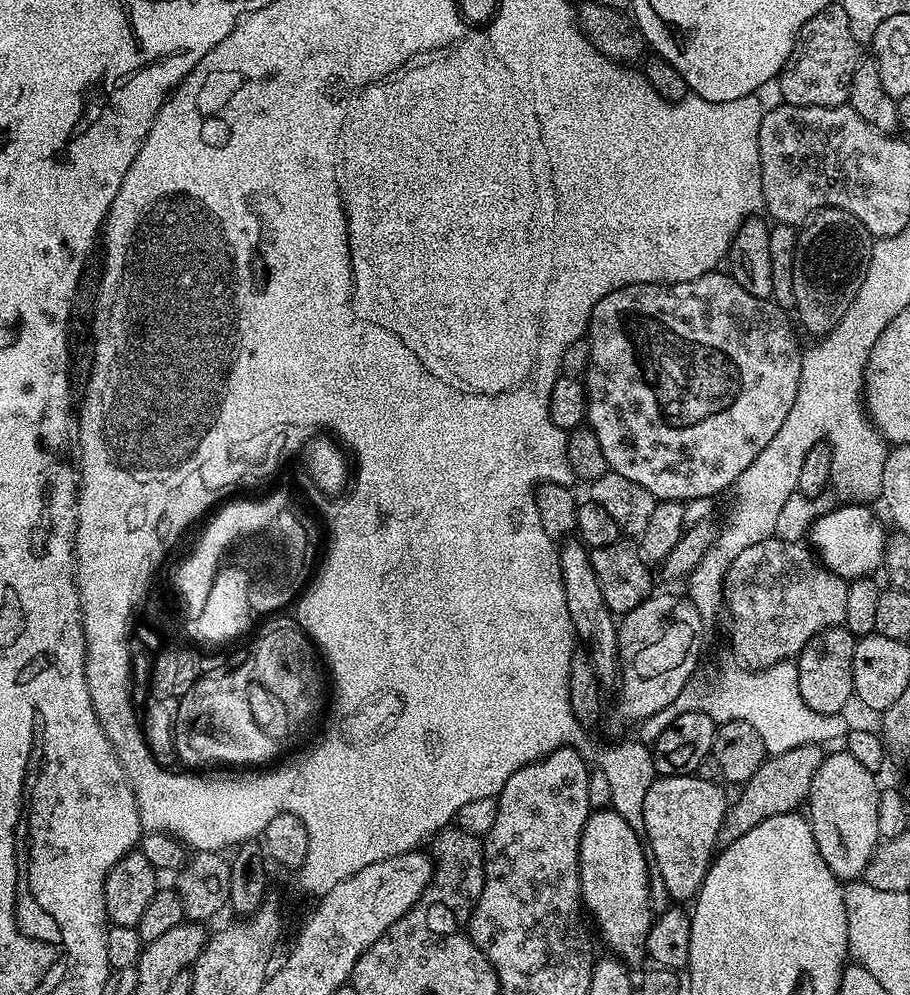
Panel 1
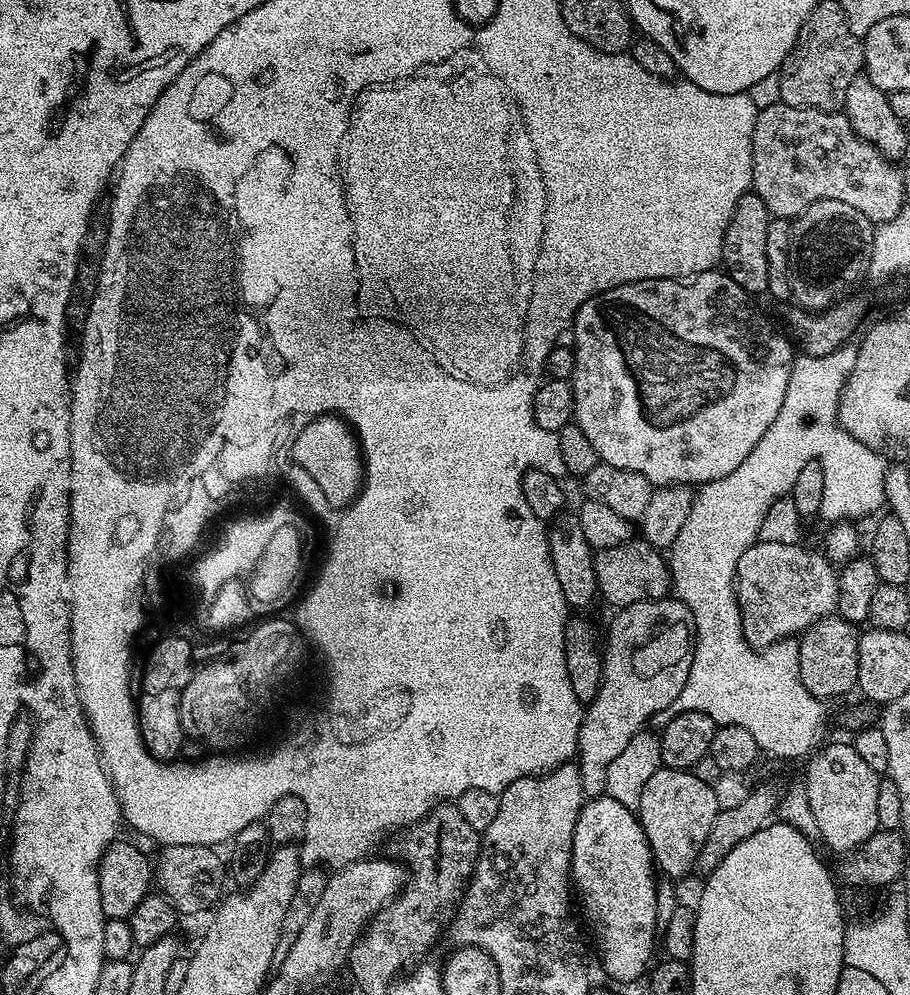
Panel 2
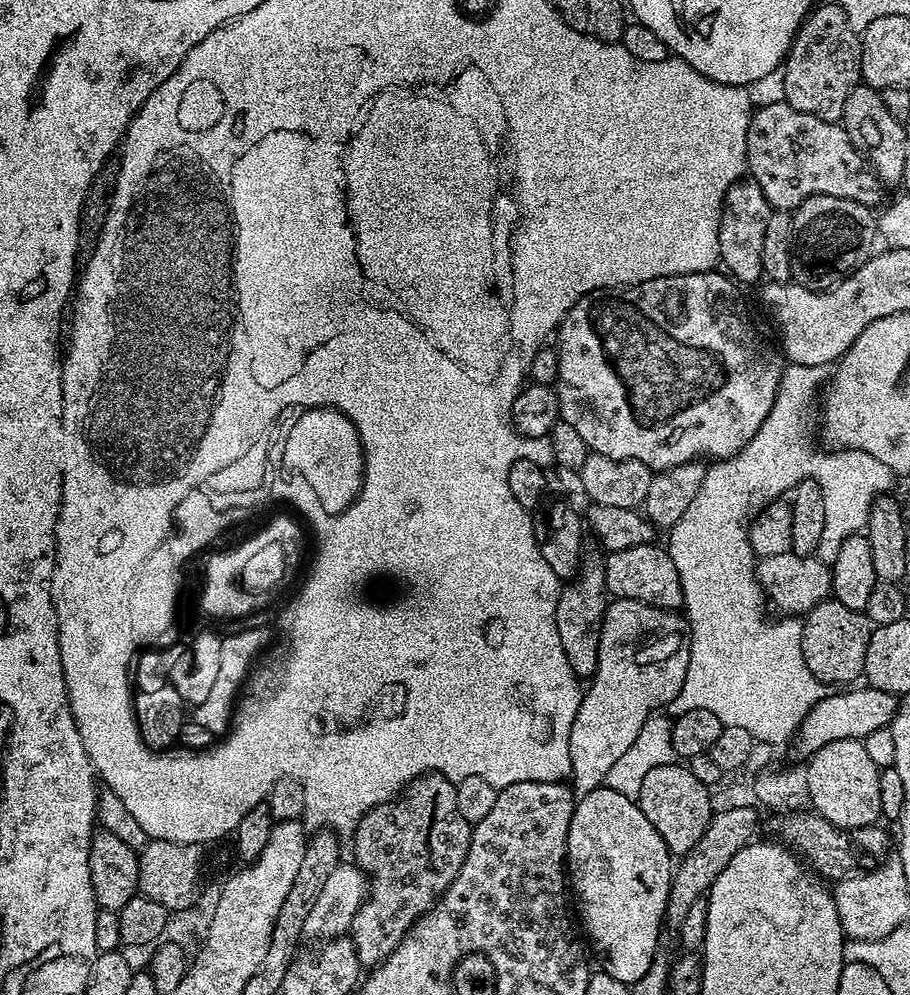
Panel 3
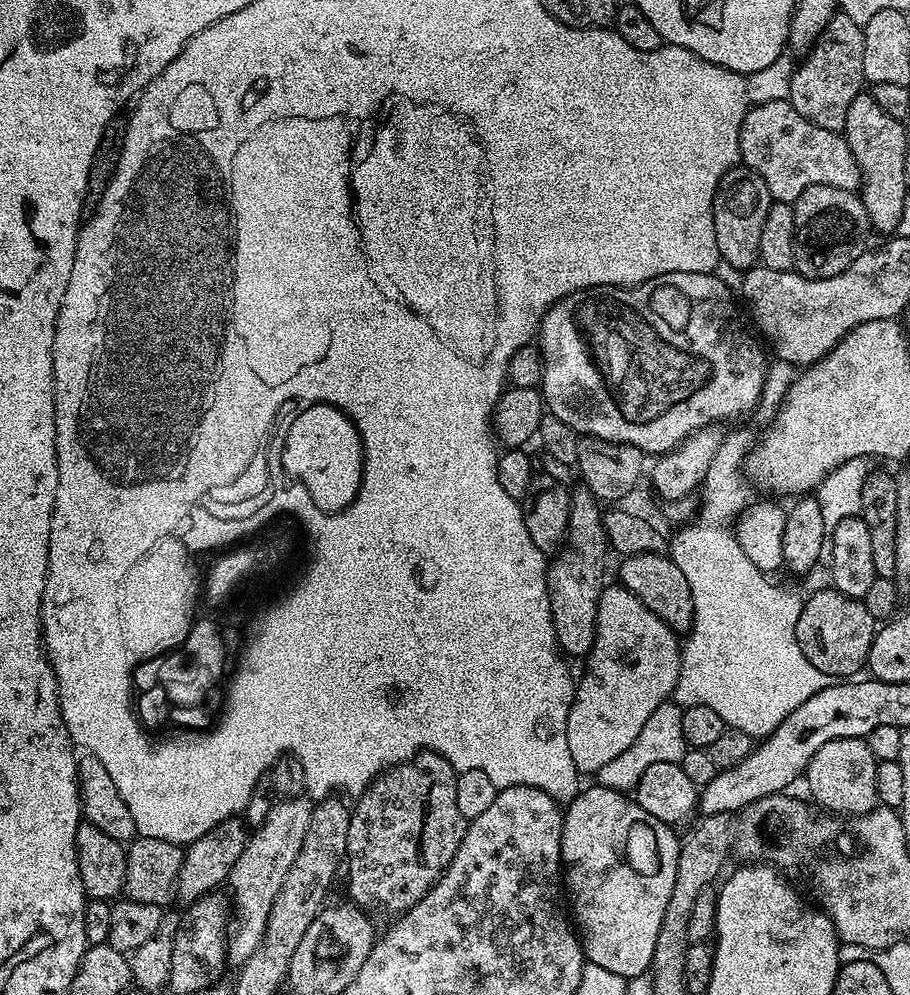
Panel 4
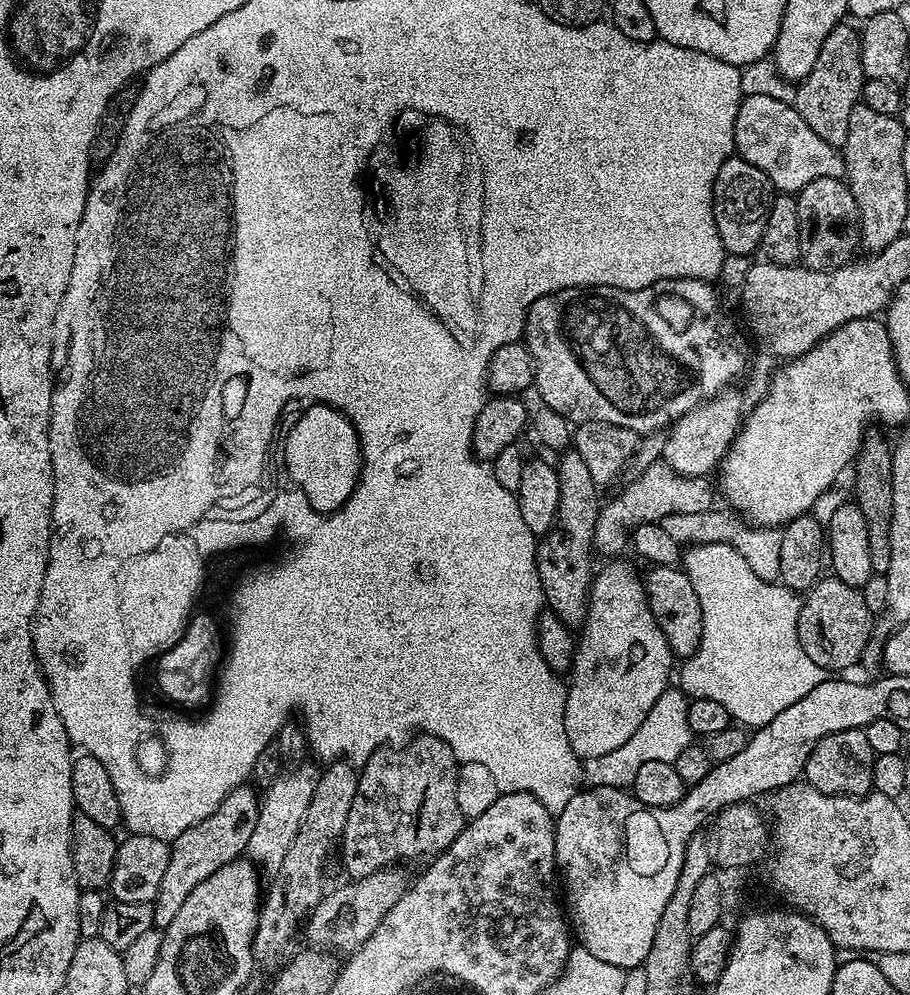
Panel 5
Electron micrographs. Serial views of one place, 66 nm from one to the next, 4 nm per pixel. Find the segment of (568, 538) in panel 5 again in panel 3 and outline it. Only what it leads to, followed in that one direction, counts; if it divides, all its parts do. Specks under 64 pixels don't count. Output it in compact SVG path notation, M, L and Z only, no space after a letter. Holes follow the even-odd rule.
M588 550L583 553L580 571L571 582L561 587L556 607L558 639L562 641L562 651L566 654L566 662L570 662L570 670L581 678L591 678L598 666L600 631L604 621L604 611L610 603L610 593L604 573L605 557L599 551L596 552Z

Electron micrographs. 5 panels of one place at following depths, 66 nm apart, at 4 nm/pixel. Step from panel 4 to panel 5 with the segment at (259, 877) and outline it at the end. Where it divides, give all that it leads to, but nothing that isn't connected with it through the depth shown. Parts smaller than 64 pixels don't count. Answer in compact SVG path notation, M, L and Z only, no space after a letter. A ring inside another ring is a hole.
M304 764L301 768L292 768L289 772L288 769L281 771L275 782L263 791L258 810L258 823L254 826L254 834L250 834L246 856L257 865L265 864L269 868L269 873L274 874L282 866L282 858L286 858L286 850L290 850L290 846L294 843L294 837L298 835L298 826L302 826L302 818L306 818L306 810L310 810L310 798L314 798L318 779L318 768L315 768L317 765L312 764Z

